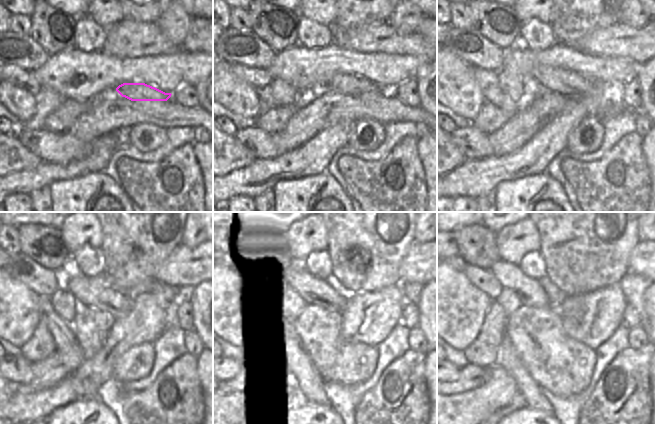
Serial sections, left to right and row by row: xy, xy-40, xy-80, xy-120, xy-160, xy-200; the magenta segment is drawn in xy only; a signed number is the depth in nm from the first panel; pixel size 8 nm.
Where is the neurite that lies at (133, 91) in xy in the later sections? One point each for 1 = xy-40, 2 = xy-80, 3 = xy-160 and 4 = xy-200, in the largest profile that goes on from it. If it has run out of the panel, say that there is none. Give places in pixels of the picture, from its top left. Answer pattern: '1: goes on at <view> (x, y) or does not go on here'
1: goes on at xy-40 (343, 83)
2: goes on at xy-80 (558, 79)
3: goes on at xy-160 (312, 290)
4: goes on at xy-200 (510, 276)

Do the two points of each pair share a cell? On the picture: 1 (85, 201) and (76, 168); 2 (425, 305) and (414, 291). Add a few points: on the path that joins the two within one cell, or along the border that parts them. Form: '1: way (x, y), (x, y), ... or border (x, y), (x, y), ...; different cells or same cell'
1: border (101, 172), (89, 172), (74, 178), (55, 181); different cells
2: border (424, 285), (417, 304); different cells

